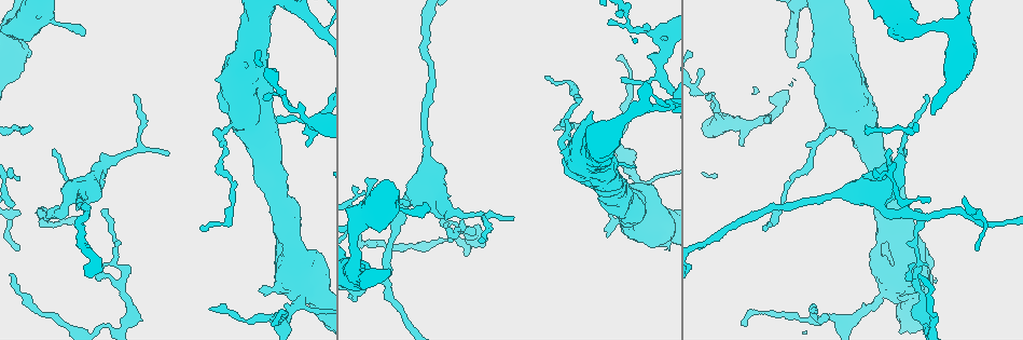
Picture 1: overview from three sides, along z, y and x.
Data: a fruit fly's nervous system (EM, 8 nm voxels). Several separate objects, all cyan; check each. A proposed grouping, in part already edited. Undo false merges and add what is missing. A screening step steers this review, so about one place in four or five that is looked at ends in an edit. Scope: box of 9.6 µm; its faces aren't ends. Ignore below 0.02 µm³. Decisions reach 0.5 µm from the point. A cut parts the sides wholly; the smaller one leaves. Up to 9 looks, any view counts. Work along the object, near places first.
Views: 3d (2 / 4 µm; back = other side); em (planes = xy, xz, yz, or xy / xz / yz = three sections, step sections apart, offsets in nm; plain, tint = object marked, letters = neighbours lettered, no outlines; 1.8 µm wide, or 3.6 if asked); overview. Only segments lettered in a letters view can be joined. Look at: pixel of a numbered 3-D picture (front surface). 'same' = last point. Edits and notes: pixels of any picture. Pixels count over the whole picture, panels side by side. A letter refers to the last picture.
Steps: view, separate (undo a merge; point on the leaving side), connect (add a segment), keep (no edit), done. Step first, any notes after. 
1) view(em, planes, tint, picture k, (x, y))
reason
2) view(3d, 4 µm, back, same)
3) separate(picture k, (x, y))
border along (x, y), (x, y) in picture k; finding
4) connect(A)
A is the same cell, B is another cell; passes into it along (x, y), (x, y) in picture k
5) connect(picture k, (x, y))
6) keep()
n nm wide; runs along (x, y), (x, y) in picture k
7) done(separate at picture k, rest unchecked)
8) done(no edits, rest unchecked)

view(3d, 2 µm, picture 1, (878, 273))
calibre changes

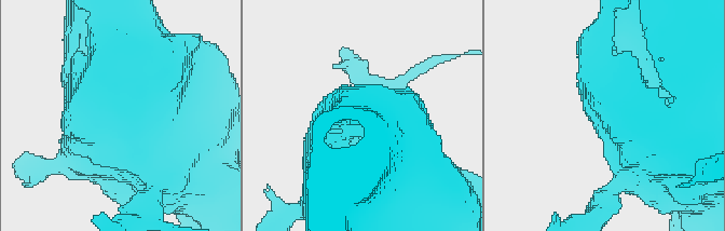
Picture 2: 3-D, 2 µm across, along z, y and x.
view(em, xz, step 4, tint, picture 2, (612, 110))

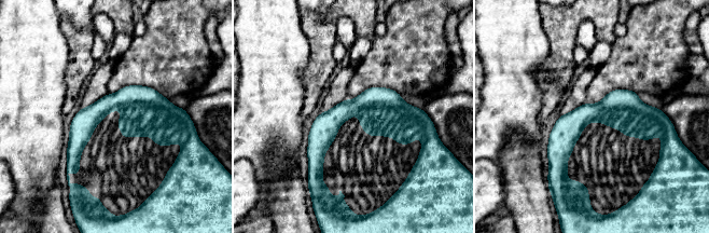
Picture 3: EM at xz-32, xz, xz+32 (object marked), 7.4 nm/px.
view(em, planes, letters, same)
cut it another way

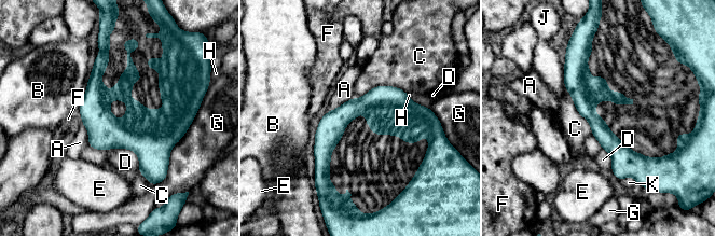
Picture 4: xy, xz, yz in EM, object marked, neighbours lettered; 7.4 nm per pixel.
keep()
A, B, C, D, E, F, G, H, J and K are other cells; all the same neuron

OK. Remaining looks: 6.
view(3d, 2 µm, back, picture 1, (907, 152))
thin end

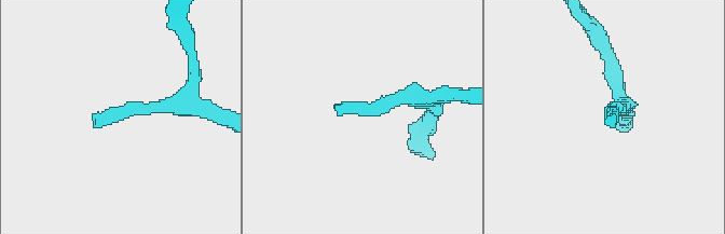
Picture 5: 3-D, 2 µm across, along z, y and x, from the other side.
view(em, planes, letters, picture 5, (614, 118))

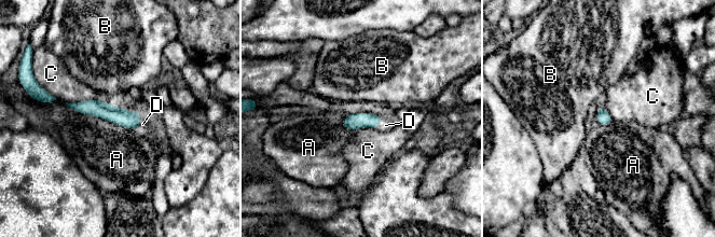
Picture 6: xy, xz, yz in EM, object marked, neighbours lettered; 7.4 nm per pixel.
connect(D)
A touches over 600 nm; D is the same cell, A, B and C are other cells; passes into it along (117, 115), (140, 120), (142, 124) in picture 6; the neuron continues

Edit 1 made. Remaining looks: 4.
view(overview)
redraw

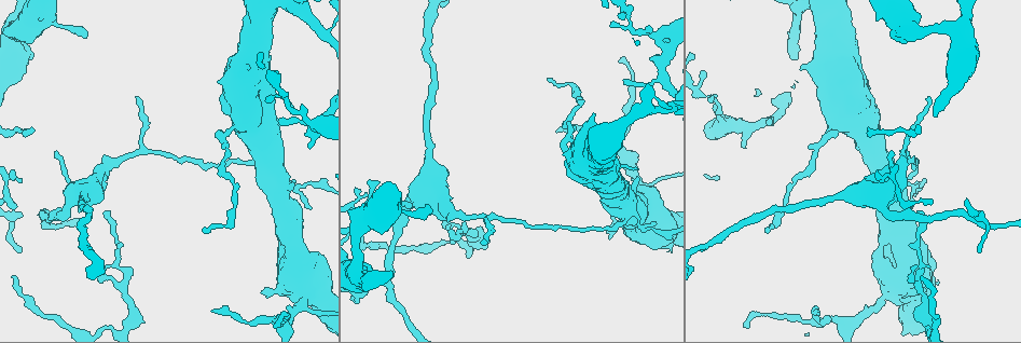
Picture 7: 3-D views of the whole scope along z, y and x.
view(3d, 2 µm, picture 7, (447, 228))
free end

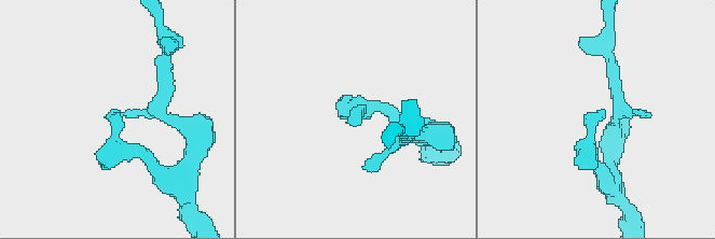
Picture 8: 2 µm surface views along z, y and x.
view(em, planes, tint, picture 8, (602, 111))

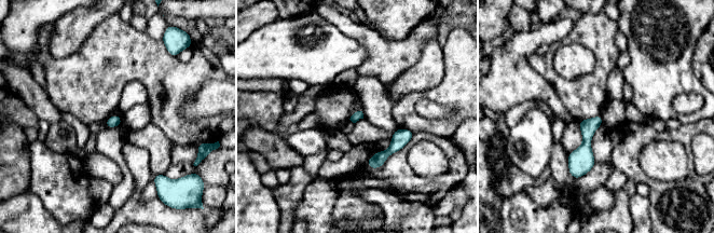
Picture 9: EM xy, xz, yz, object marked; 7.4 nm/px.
view(em, planes, letters, same)

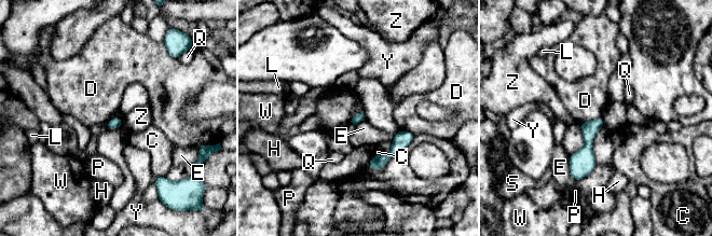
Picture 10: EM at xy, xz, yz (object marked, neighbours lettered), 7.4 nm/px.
keep()
C, D, E, H, L, P, Q, S, W, Y and Z are other cells; border along (569, 154), (569, 171), (575, 180) in picture 10; no lettered segment goes on from it

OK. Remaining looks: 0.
done(connect at picture 6, rest unchecked)

